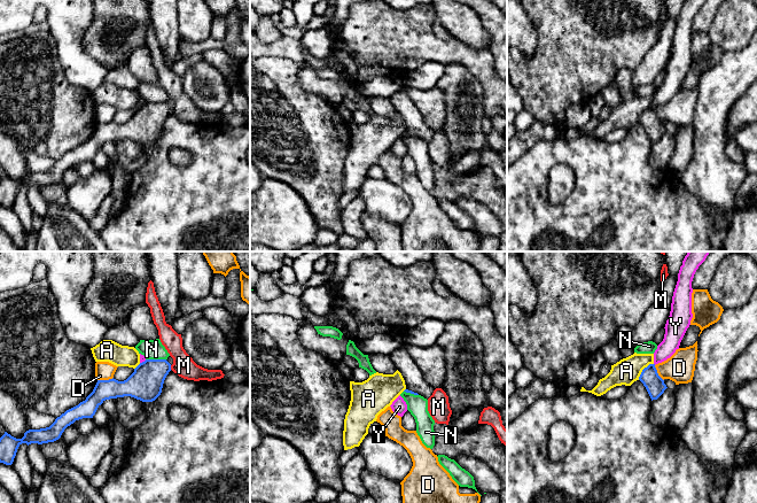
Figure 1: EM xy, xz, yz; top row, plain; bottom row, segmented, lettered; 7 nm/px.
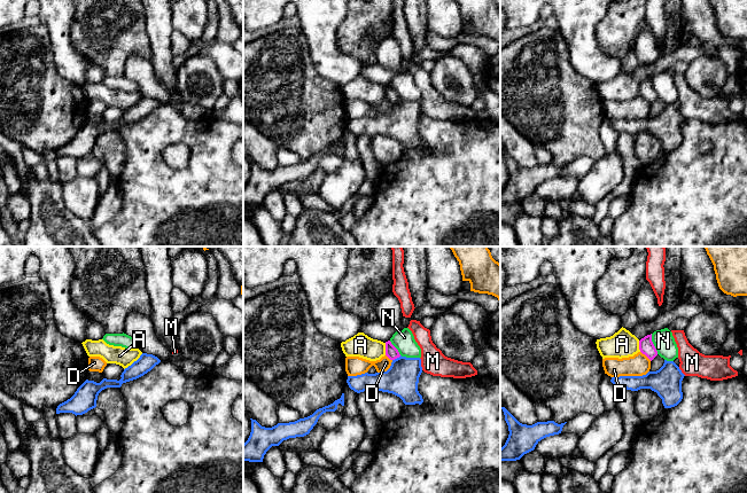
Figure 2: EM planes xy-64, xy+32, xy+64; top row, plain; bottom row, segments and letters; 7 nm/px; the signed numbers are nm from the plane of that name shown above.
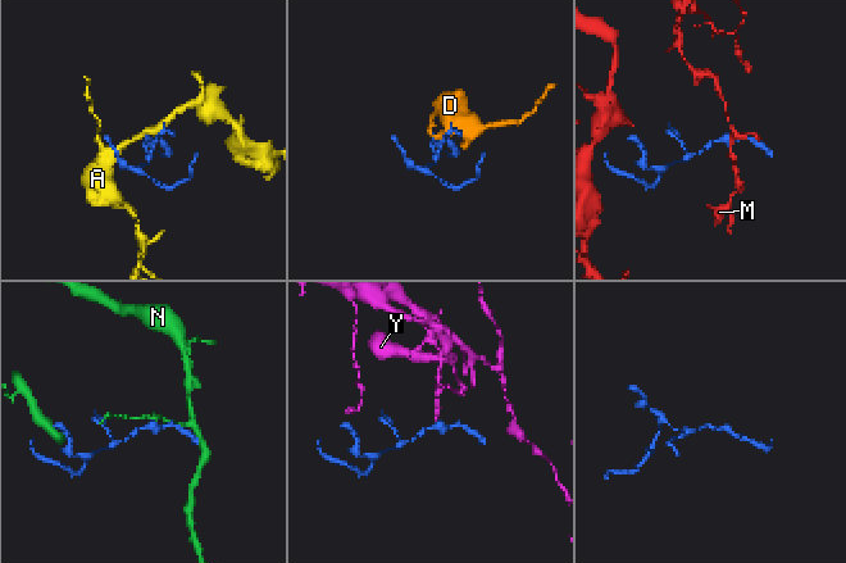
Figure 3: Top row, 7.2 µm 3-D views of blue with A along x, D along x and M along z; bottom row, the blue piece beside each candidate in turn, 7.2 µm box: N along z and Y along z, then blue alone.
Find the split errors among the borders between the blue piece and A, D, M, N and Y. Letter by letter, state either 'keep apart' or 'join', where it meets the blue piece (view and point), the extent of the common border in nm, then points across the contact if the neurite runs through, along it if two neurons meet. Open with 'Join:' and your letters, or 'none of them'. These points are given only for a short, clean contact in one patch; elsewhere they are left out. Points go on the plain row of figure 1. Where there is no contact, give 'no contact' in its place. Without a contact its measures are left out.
Join: none of them
A: keep apart; contact yz (642, 113); length 160 nm; border yz (653, 106), (649, 106), (642, 113), (638, 122)
D: keep apart; contact xy (104, 123); length 110 nm; border xy (112, 120), (106, 123), (98, 123)
M: keep apart; contact xy (170, 110); length 30 nm
N: keep apart; contact xy (156, 102); length 140 nm; border xy (146, 101), (165, 102)
Y: keep apart; contact xy (142, 105); length 50 nm; border xy (146, 102), (140, 106)

